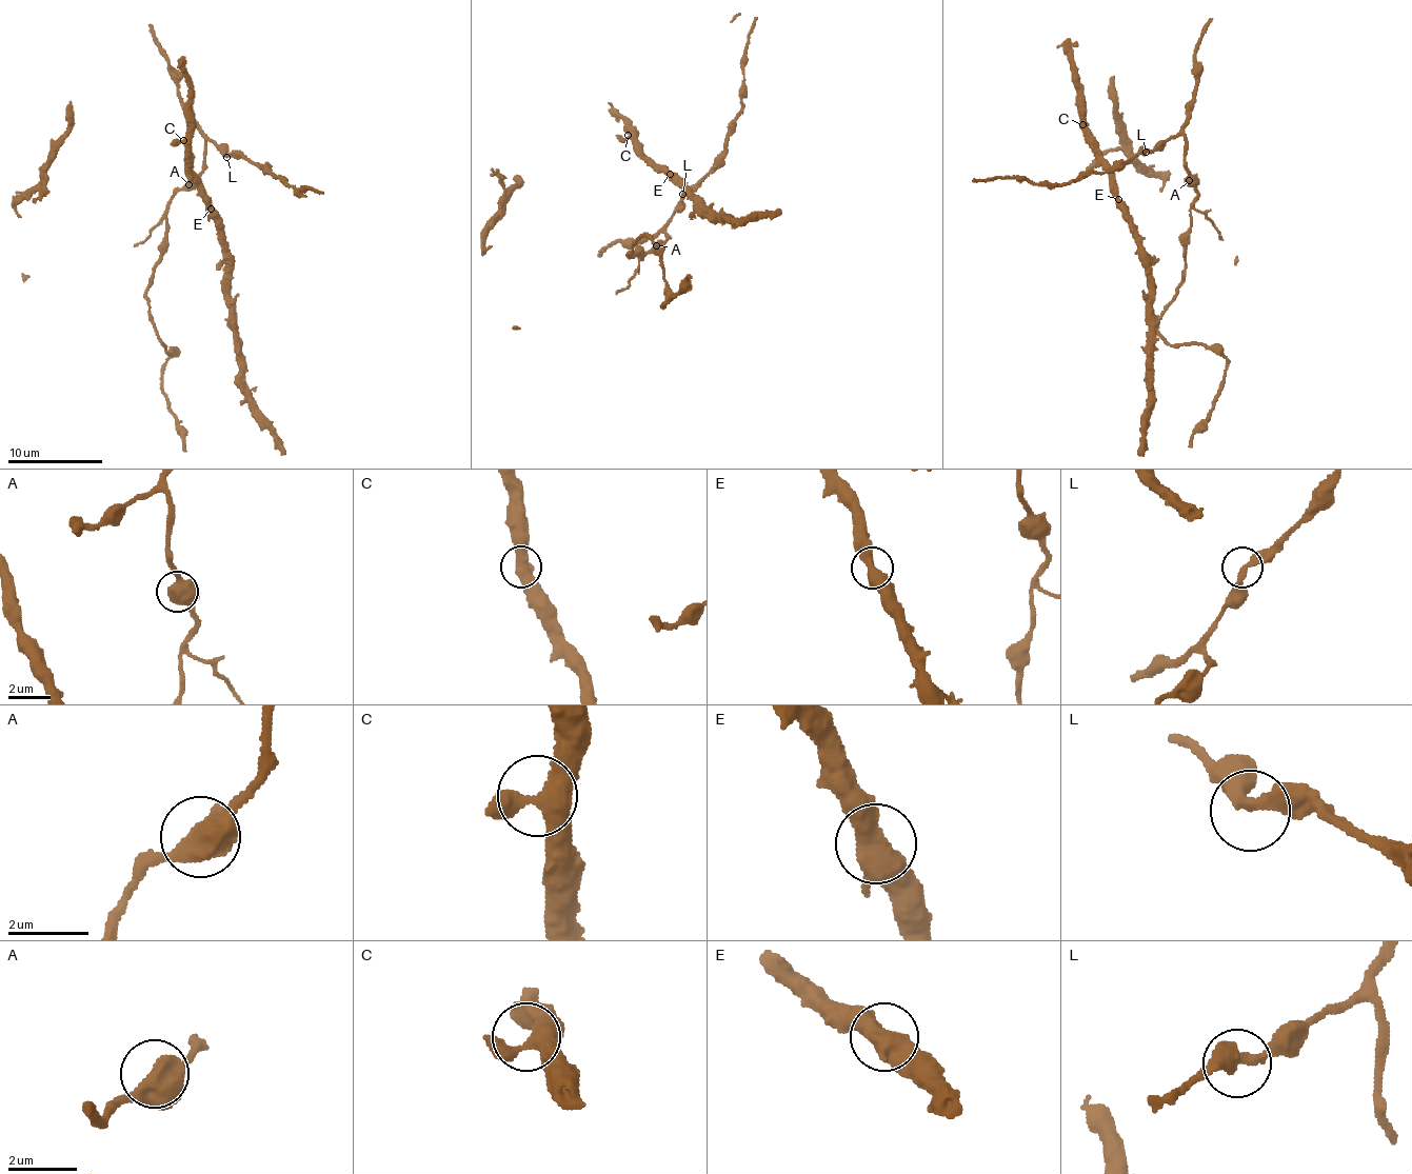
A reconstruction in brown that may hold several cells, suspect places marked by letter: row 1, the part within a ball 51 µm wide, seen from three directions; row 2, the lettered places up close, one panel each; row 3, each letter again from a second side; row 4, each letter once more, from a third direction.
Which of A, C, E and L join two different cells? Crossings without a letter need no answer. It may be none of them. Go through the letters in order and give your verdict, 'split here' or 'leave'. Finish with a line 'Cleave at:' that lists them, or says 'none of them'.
A: leave
C: leave
E: leave
L: leave
Cleave at: none of them

